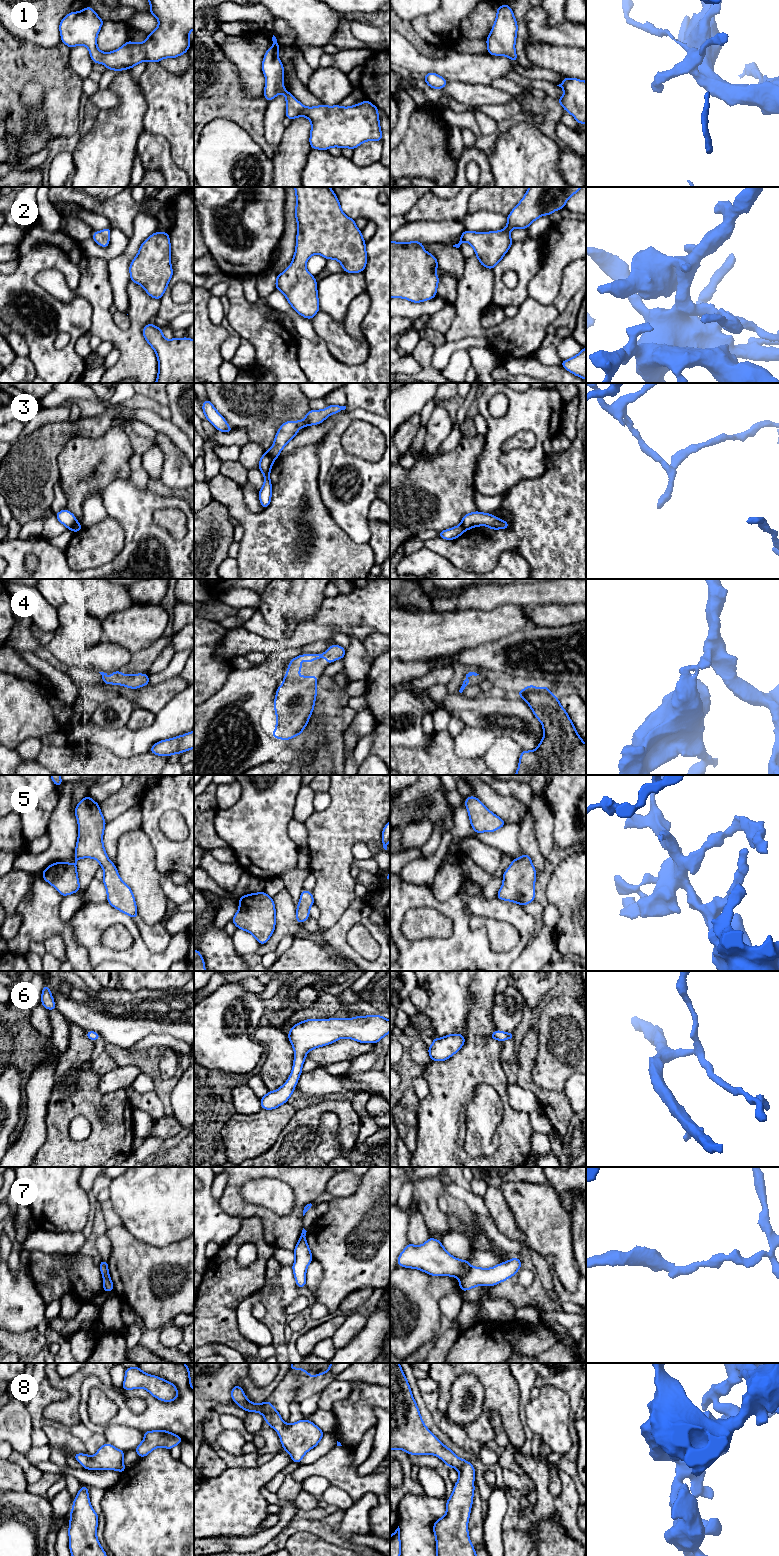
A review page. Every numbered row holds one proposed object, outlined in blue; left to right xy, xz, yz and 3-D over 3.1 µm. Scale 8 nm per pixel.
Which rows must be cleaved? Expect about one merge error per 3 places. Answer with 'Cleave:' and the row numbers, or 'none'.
Cleave: 3, 7

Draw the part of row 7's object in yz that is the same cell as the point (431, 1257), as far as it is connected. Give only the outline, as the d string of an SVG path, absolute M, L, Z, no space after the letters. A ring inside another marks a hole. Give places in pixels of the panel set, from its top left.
M428 1238L419 1246L408 1243L400 1253L398 1266L419 1269L431 1276L452 1276L461 1279L471 1269L468 1260L450 1255L441 1241Z

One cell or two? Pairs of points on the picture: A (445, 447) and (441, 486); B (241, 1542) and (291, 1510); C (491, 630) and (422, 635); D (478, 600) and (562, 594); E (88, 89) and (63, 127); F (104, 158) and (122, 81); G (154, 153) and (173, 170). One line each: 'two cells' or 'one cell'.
A: two cells
B: one cell
C: one cell
D: one cell
E: two cells
F: one cell
G: one cell

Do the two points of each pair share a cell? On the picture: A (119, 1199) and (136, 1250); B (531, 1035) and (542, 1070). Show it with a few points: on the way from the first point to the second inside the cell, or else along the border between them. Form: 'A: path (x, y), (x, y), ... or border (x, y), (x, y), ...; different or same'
A: border (122, 1224), (137, 1239), (150, 1245); different
B: border (535, 1029), (537, 1035), (537, 1055), (531, 1075); different

